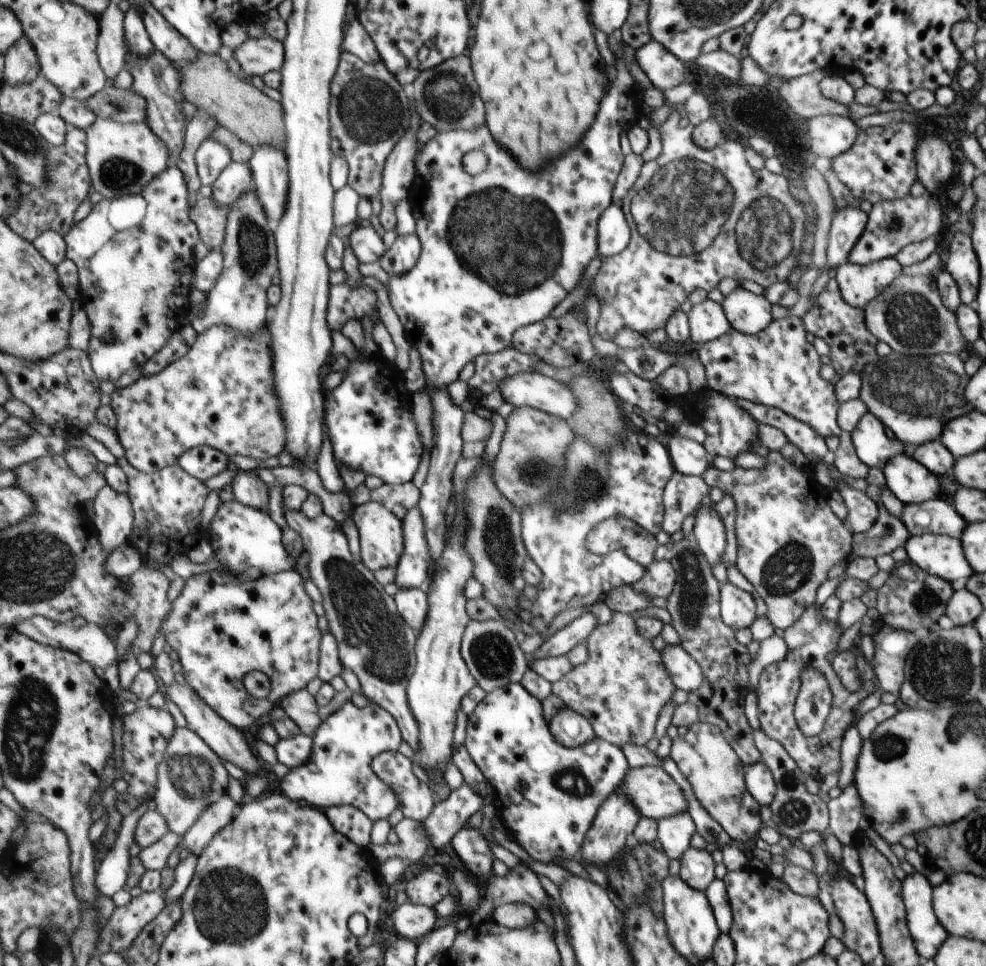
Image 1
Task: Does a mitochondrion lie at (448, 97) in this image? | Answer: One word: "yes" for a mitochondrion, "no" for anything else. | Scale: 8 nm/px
yes

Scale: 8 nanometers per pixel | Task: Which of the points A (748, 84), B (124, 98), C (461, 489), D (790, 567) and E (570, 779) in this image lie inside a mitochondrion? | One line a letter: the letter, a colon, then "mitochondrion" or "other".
A: other
B: other
C: other
D: mitochondrion
E: mitochondrion

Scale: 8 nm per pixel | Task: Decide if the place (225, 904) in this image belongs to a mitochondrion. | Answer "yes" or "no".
yes

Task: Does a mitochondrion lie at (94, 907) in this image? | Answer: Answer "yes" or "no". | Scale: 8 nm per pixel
no

